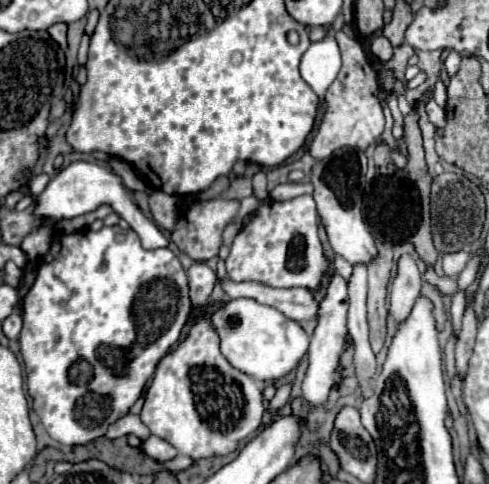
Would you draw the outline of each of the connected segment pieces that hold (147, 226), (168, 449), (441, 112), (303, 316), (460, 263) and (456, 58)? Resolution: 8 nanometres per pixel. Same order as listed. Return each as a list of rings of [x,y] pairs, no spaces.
[[[74,161],[68,167],[64,167],[58,175],[50,179],[42,195],[36,197],[38,207],[36,207],[36,217],[50,217],[54,221],[60,219],[72,219],[90,211],[96,211],[100,205],[110,205],[140,237],[142,245],[146,249],[156,249],[156,247],[168,247],[168,239],[164,233],[140,211],[140,207],[132,199],[132,191],[124,185],[122,177],[116,175],[112,169],[100,163],[90,163],[90,161]]]
[[[150,435],[144,443],[142,443],[142,451],[156,459],[156,461],[168,461],[168,459],[174,459],[178,455],[178,451],[168,443],[168,441],[162,441],[160,437],[154,437]]]
[[[428,92],[427,95],[428,103],[426,104],[426,113],[428,114],[429,120],[436,128],[443,129],[447,124],[446,110],[434,101],[432,92]]]
[[[222,279],[220,285],[230,299],[236,299],[236,297],[254,299],[258,303],[264,303],[282,311],[286,317],[294,321],[316,319],[316,313],[318,313],[318,301],[312,297],[308,289],[274,289],[256,281],[236,283],[230,279]]]
[[[462,249],[458,253],[446,253],[444,255],[444,273],[452,275],[452,277],[458,277],[460,271],[466,267],[468,259],[470,259],[468,249]]]
[[[450,51],[448,57],[446,57],[446,61],[444,61],[444,69],[446,69],[446,73],[452,77],[454,73],[458,73],[458,67],[460,67],[460,53]]]

